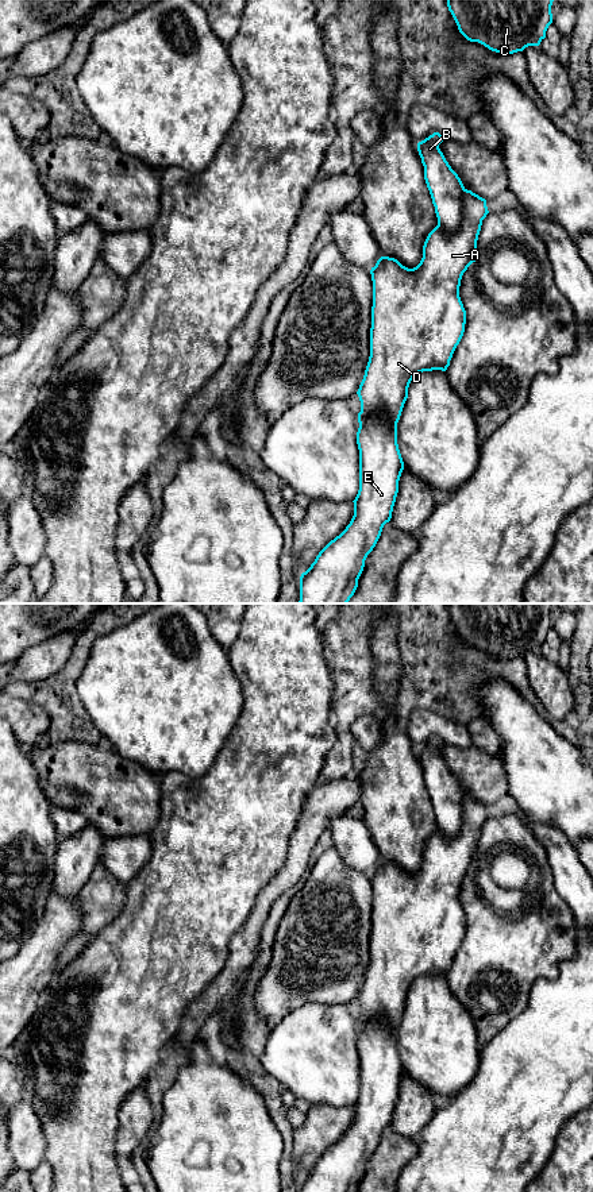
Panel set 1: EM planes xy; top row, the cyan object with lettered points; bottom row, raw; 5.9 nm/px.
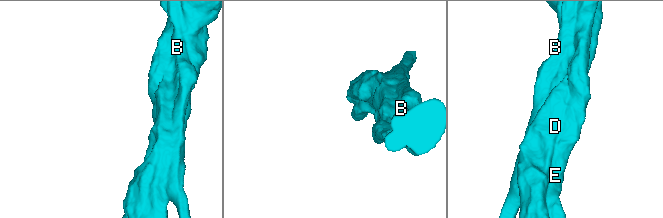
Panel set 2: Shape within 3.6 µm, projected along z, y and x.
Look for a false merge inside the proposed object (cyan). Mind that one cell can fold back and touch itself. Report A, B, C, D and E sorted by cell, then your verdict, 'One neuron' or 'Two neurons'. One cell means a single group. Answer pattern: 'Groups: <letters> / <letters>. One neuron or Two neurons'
Groups: A C D E / B. Two neurons

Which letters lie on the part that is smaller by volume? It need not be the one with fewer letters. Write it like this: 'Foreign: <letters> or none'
Foreign: B

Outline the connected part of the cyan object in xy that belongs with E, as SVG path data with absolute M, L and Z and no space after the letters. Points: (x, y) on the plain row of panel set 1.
M465 794L461 832L447 838L436 830L423 850L420 868L408 873L397 864L381 861L371 872L373 911L370 961L357 996L361 1006L357 1049L359 1054L359 1095L354 1120L346 1134L331 1145L301 1179L300 1192L358 1192L367 1160L376 1152L382 1133L392 1123L404 1066L397 1049L397 1027L408 1003L413 981L450 971L466 929L459 902L463 877L477 865L477 845L482 825L489 818L486 805Z

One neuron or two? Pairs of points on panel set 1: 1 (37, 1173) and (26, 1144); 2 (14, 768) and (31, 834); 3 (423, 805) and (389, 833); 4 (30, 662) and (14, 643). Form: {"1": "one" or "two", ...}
{"1": "two", "2": "one", "3": "one", "4": "two"}

